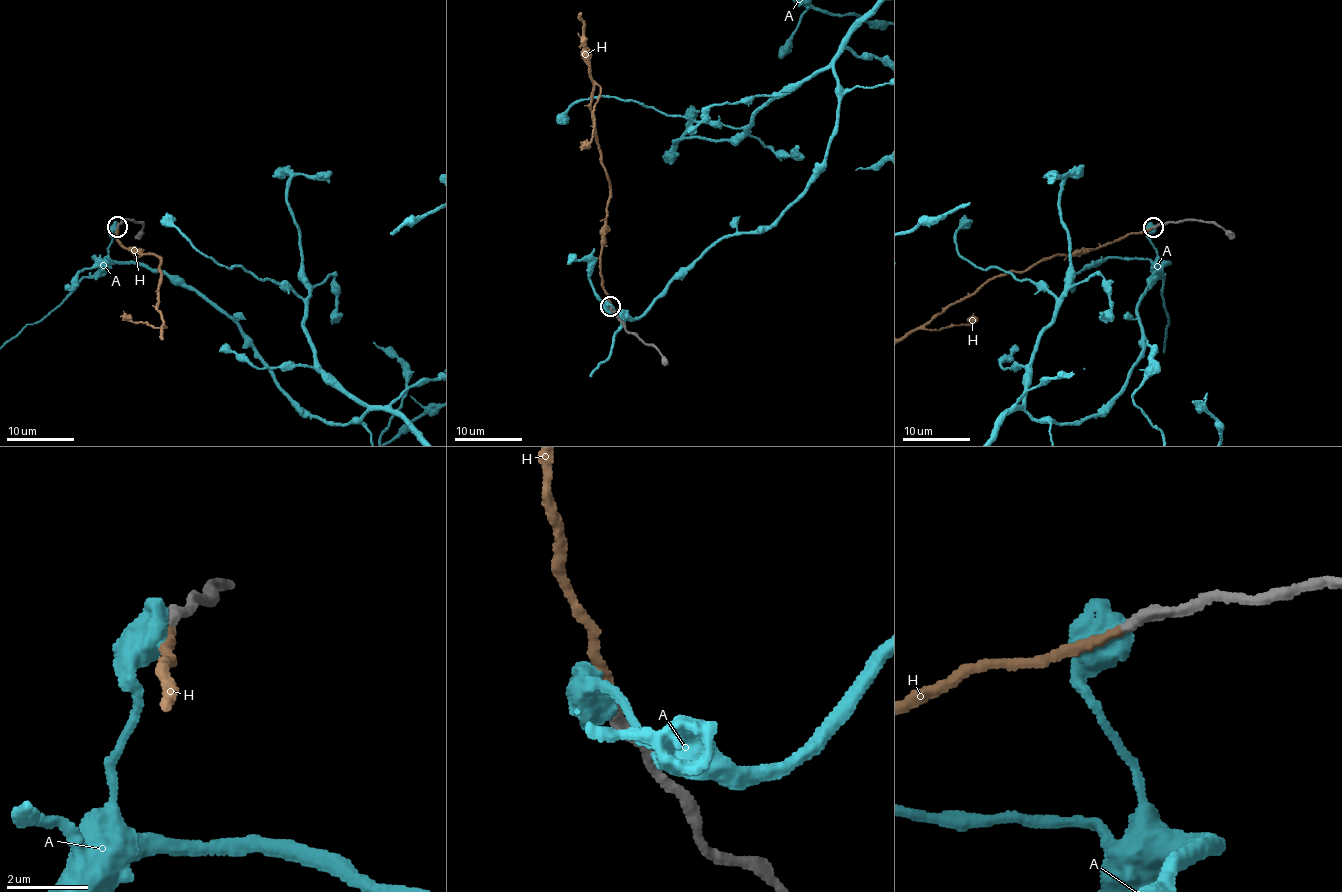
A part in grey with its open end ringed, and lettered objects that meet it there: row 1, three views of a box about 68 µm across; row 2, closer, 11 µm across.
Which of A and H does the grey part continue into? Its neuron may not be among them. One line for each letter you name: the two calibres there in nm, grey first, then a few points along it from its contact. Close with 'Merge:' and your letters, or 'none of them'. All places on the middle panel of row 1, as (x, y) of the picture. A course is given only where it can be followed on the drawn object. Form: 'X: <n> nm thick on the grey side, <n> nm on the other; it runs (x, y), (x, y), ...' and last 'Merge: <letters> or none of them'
H: 320 nm thick on the grey side, 200 nm on the other
Merge: H

